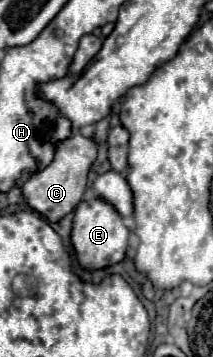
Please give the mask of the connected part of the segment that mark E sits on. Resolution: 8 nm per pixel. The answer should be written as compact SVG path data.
M89 199L77 205L73 227L71 227L71 245L75 247L77 261L83 269L95 271L95 269L105 269L121 263L125 259L127 241L129 241L129 229L123 225L121 217L107 201Z

